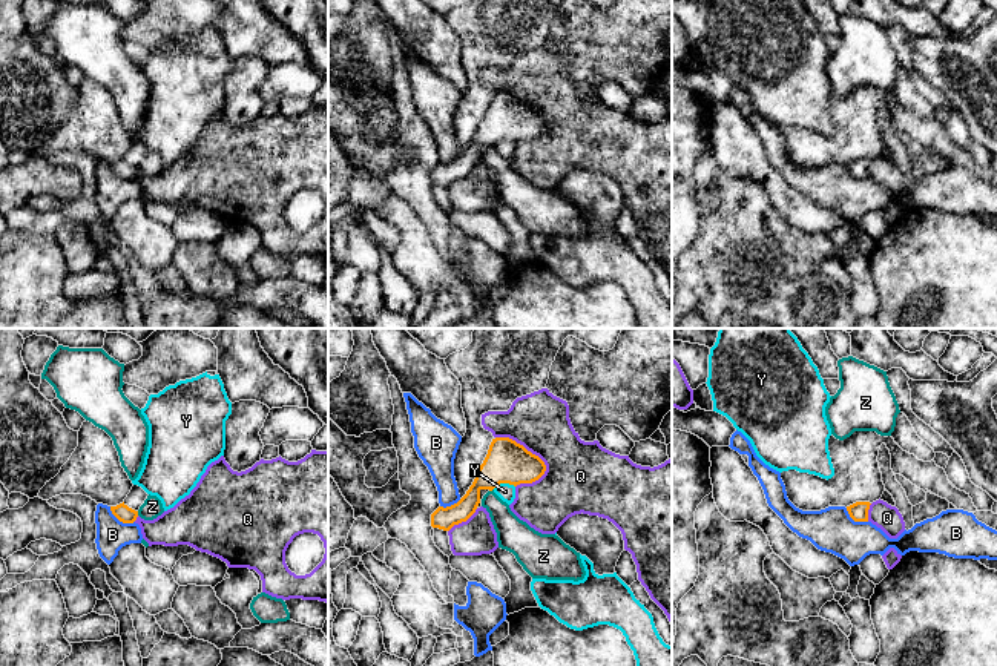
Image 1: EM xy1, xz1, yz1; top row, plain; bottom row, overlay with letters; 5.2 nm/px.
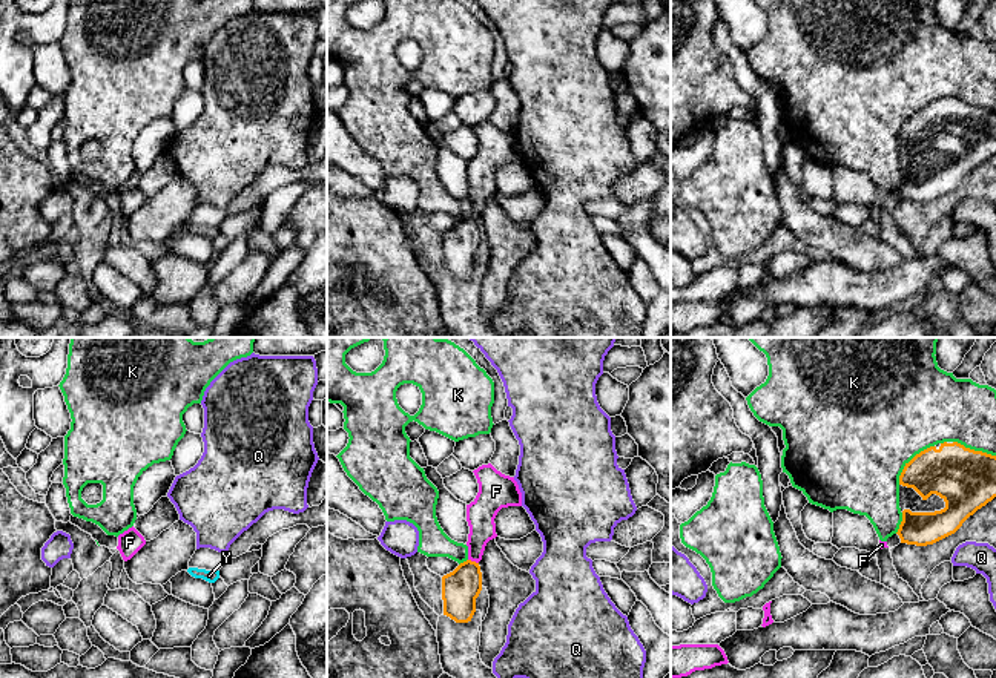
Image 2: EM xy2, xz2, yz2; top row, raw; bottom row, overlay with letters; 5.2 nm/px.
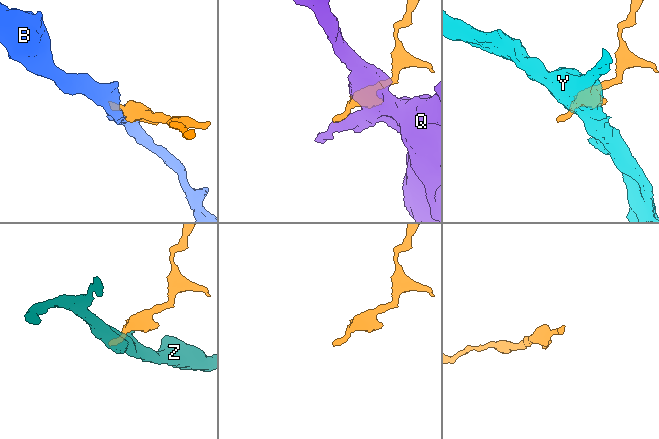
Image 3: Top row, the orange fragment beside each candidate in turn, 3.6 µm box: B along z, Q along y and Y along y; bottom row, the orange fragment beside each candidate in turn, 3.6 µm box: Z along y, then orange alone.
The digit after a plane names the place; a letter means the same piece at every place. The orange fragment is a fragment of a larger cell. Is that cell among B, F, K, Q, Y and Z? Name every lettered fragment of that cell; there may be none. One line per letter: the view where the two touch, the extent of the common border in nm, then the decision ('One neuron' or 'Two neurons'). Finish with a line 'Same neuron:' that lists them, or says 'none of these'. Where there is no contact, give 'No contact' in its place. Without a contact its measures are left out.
B: Touches orange in xy1. Shared border 160 nm. Two neurons
F: Touches orange in xz2. Shared border 60 nm. One neuron
K: Touches orange in yz2. Shared border 280 nm. Two neurons
Q: Touches orange in xz1. Shared border 320 nm. Two neurons
Y: Touches orange in xz1. Shared border 120 nm. Two neurons
Z: Touches orange in xy1. Shared border 30 nm. Two neurons
Same neuron: F

